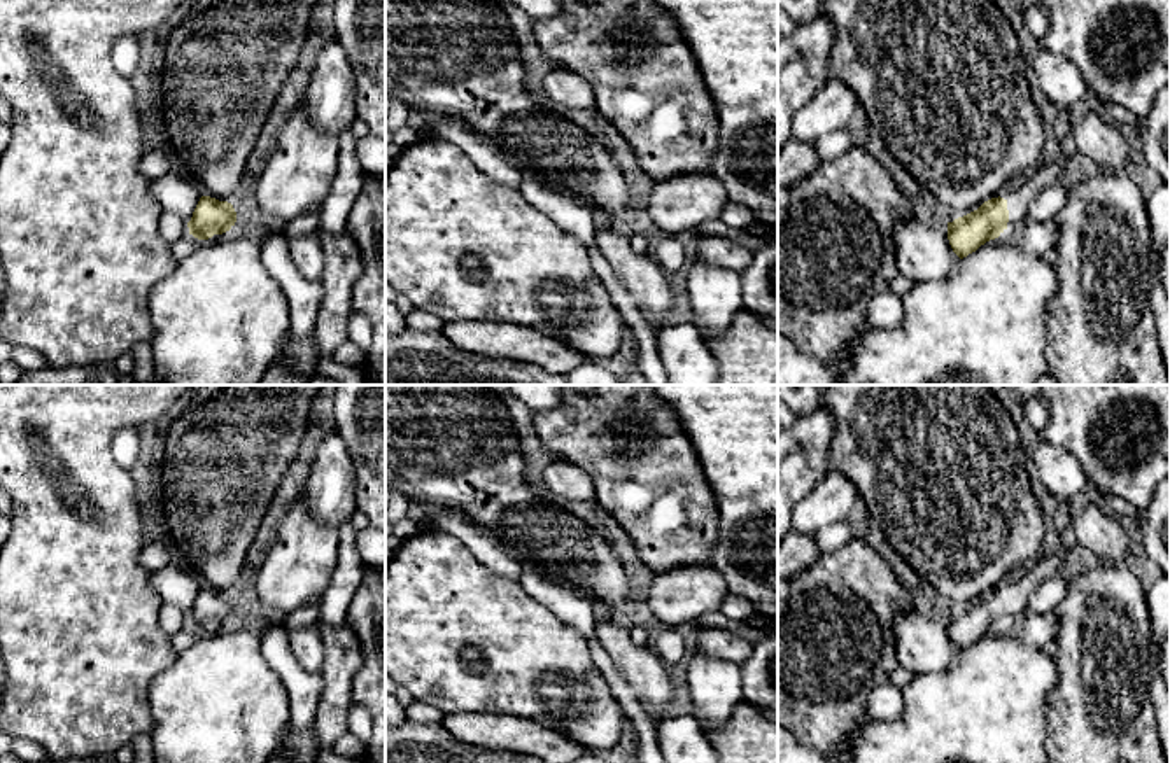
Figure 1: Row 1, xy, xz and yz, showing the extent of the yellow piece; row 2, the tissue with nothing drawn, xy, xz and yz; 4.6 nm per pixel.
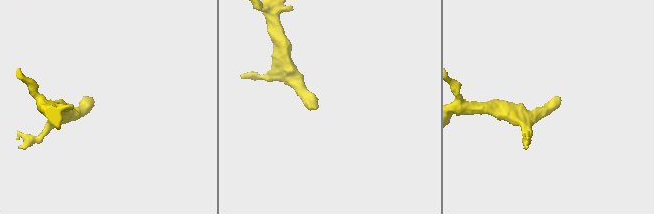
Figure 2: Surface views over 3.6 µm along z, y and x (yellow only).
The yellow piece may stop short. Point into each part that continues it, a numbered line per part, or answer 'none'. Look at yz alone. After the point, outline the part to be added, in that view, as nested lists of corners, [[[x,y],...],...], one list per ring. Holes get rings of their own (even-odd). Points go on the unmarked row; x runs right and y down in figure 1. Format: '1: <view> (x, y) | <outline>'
1: yz (1044, 567) | [[[1053,553],[1037,556],[1019,576],[1005,581],[1000,590],[1007,593],[1007,623],[1026,614],[1028,600],[1042,583],[1067,574],[1061,556]]]

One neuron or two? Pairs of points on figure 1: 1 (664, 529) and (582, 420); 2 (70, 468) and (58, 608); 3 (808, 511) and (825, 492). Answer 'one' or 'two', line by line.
1: one
2: one
3: one

